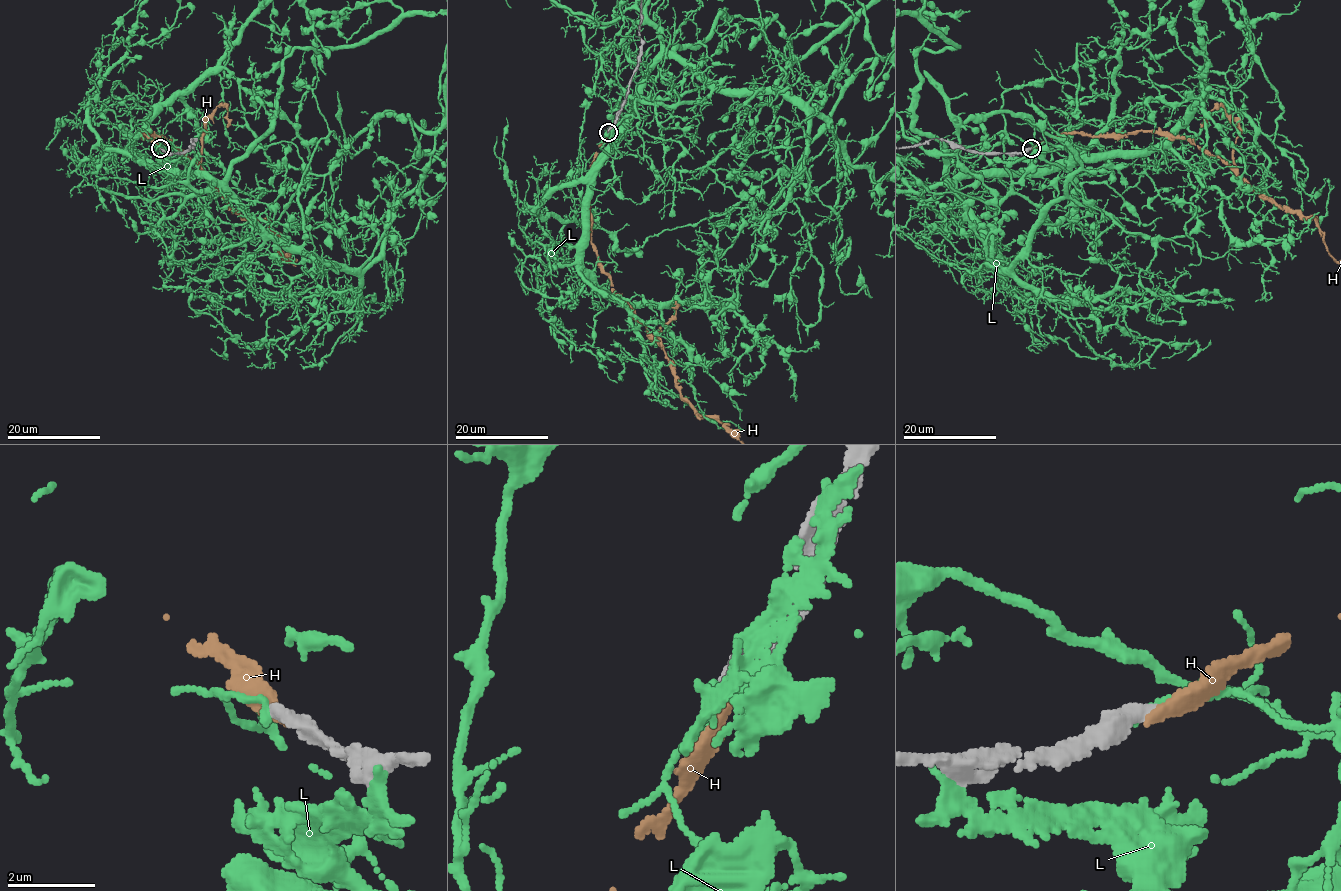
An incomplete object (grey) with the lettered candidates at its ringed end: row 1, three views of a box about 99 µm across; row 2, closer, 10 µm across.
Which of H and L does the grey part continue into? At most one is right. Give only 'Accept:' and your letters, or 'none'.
Accept: H

